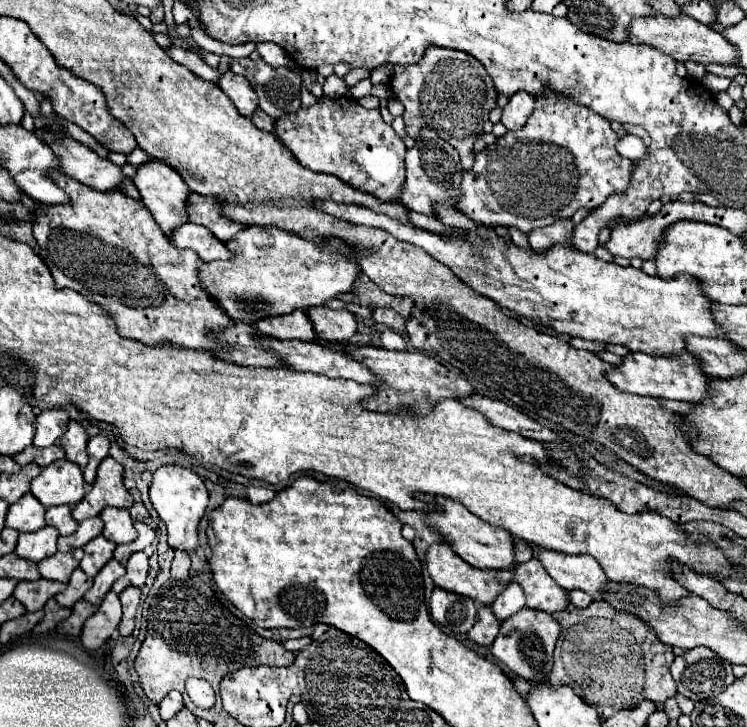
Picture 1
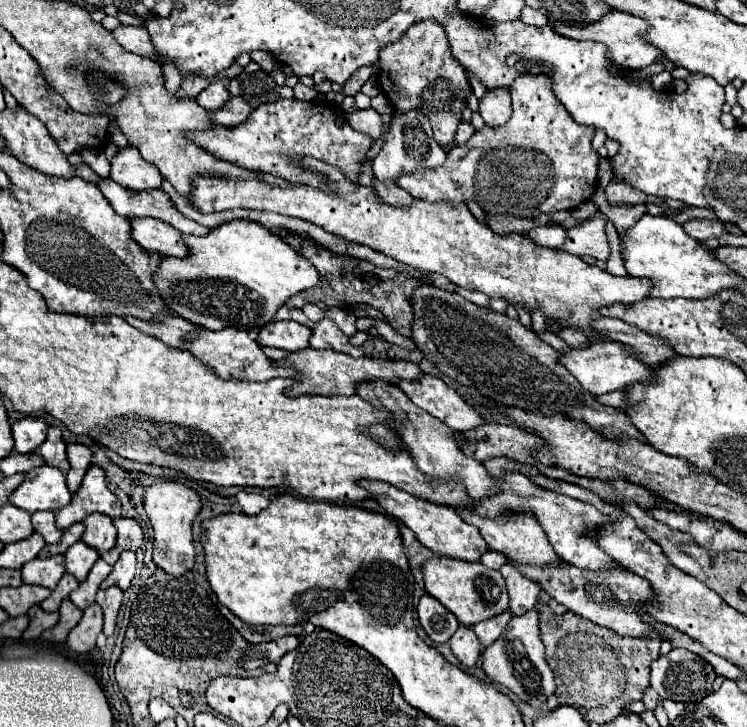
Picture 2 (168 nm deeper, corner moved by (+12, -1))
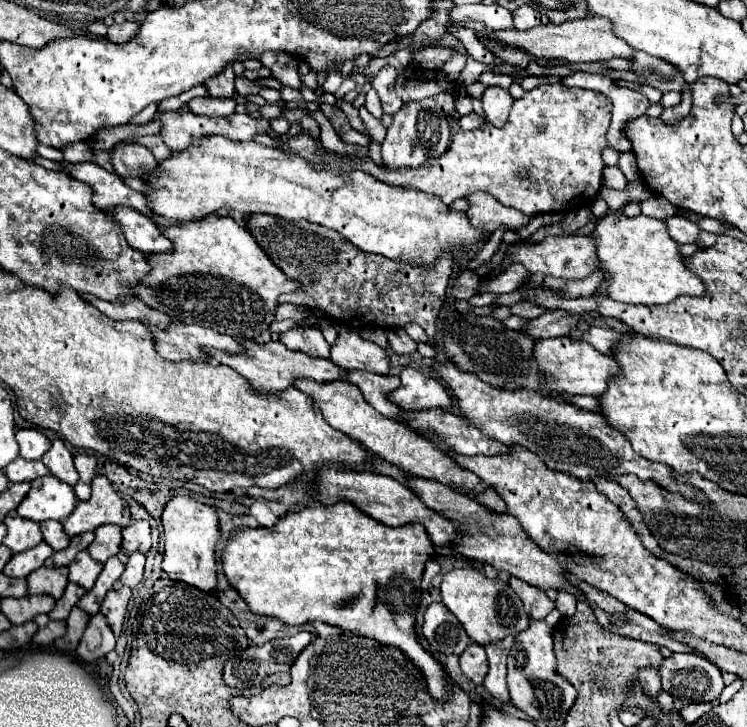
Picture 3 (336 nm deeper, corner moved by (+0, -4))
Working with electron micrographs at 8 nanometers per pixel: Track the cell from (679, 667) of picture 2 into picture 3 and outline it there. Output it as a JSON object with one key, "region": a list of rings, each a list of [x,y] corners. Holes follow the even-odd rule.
{"region":[[[672,654],[672,658],[666,658],[662,662],[660,676],[662,676],[662,690],[676,698],[674,706],[678,710],[682,706],[688,706],[688,704],[694,704],[694,702],[718,700],[718,696],[724,688],[720,670],[712,662],[708,662],[706,658],[702,658],[698,654]]]}

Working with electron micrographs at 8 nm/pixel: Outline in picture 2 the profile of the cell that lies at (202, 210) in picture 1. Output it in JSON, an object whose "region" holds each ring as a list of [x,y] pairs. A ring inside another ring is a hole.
{"region":[[[100,179],[98,189],[108,199],[112,209],[122,217],[152,217],[160,219],[172,227],[176,227],[180,233],[192,233],[192,235],[206,235],[208,229],[204,225],[198,225],[192,219],[186,219],[170,201],[170,197],[160,189],[156,191],[128,191],[126,187],[120,187],[120,183],[108,179]]]}

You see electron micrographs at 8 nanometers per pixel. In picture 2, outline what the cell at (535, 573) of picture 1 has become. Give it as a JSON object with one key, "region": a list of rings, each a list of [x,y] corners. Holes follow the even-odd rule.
{"region":[[[504,565],[500,569],[506,587],[508,587],[508,595],[510,595],[510,611],[512,615],[524,615],[530,609],[534,609],[536,605],[536,597],[540,593],[540,587],[536,587],[530,579],[524,579],[516,567],[512,565]]]}

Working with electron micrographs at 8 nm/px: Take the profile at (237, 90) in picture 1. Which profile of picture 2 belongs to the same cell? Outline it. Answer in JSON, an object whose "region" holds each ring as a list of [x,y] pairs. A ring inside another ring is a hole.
{"region":[[[218,79],[218,81],[212,81],[198,97],[196,101],[200,103],[200,107],[206,107],[206,109],[220,109],[224,107],[224,103],[230,99],[230,91],[228,91],[228,85],[230,79]]]}

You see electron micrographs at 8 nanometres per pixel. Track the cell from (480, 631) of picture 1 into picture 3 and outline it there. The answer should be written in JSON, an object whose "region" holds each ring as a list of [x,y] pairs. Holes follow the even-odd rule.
{"region":[[[476,642],[468,644],[464,654],[460,654],[460,668],[474,684],[482,684],[482,680],[488,672],[488,660],[486,660],[484,646],[480,646]]]}

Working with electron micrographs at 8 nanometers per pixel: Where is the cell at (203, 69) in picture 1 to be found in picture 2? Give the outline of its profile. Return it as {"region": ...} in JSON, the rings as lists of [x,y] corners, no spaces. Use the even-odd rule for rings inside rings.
{"region":[[[118,25],[114,31],[112,31],[114,39],[126,49],[126,51],[132,51],[136,55],[142,55],[142,57],[150,57],[150,59],[156,59],[154,51],[152,51],[152,41],[150,41],[150,35],[144,27],[128,27],[128,25]]]}

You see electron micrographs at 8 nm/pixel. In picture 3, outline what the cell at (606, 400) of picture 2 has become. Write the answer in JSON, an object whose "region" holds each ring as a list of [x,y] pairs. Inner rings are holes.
{"region":[[[570,396],[572,402],[580,408],[586,408],[586,410],[596,410],[596,412],[602,412],[600,410],[600,402],[598,398],[592,398],[592,396]]]}

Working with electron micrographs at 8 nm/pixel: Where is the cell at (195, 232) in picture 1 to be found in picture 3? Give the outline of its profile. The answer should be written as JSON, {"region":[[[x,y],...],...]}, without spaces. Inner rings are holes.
{"region":[[[118,206],[110,214],[120,224],[122,232],[132,248],[136,248],[144,254],[164,254],[164,252],[172,250],[172,242],[168,238],[164,238],[162,230],[150,218],[144,218],[144,214],[136,212],[132,208],[126,208],[126,206]]]}

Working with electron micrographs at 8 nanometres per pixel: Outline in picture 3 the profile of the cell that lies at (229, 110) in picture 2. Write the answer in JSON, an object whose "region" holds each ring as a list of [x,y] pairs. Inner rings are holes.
{"region":[[[194,98],[188,102],[190,110],[198,116],[212,116],[212,118],[222,118],[232,112],[236,112],[238,102],[234,98]]]}

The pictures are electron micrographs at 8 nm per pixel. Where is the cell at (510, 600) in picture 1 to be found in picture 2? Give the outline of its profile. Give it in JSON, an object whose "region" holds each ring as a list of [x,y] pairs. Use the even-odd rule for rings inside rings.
{"region":[[[506,611],[504,615],[498,615],[496,619],[486,619],[484,623],[478,623],[474,627],[474,633],[480,639],[480,651],[484,651],[486,647],[490,647],[504,633],[504,629],[506,629],[506,625],[508,625],[510,619],[512,619],[512,613]]]}

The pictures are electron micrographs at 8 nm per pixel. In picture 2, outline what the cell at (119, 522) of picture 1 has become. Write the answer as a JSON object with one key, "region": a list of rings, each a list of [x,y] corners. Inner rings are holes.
{"region":[[[92,513],[88,519],[84,519],[84,527],[86,531],[82,535],[82,541],[98,553],[108,551],[116,543],[116,529],[108,515]]]}

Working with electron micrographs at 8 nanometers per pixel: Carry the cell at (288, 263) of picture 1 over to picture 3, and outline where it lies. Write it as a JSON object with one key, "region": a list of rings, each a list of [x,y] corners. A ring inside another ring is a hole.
{"region":[[[208,214],[202,220],[160,230],[174,242],[174,250],[148,256],[152,272],[136,288],[136,296],[178,322],[196,322],[220,334],[254,340],[274,322],[278,296],[300,288],[260,250],[252,232],[230,216]]]}

